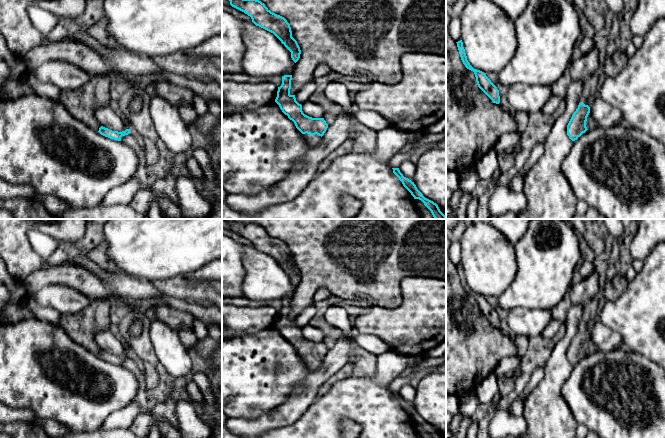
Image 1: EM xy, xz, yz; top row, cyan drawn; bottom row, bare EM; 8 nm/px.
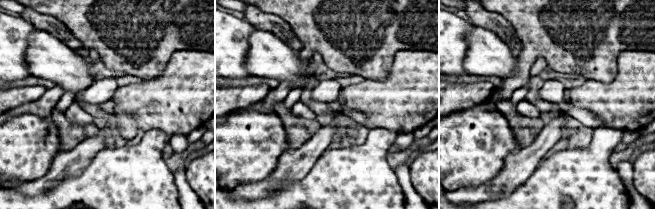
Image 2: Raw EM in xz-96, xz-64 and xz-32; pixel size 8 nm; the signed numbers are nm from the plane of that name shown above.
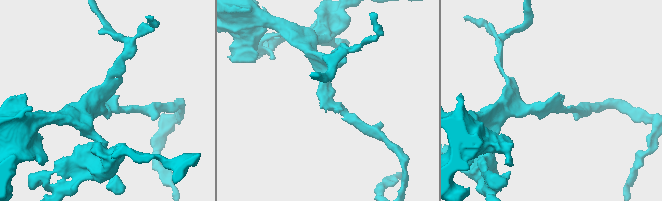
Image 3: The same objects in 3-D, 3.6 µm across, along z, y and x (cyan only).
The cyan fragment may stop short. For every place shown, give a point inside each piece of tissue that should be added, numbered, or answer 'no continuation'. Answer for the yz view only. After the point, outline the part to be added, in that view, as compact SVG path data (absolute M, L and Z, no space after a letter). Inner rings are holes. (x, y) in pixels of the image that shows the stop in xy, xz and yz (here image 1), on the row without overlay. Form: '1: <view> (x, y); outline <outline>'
1: yz (591, 348); outline M590 339L587 341L586 351L588 354L593 354L598 351L597 346Z

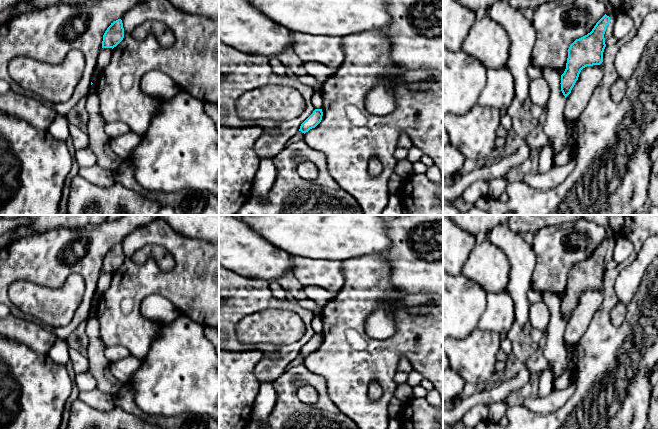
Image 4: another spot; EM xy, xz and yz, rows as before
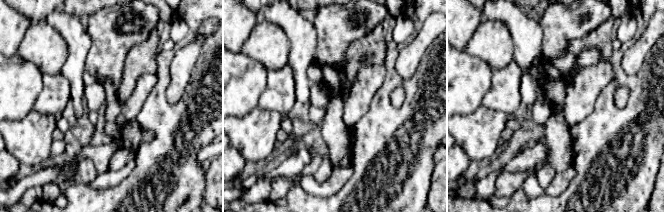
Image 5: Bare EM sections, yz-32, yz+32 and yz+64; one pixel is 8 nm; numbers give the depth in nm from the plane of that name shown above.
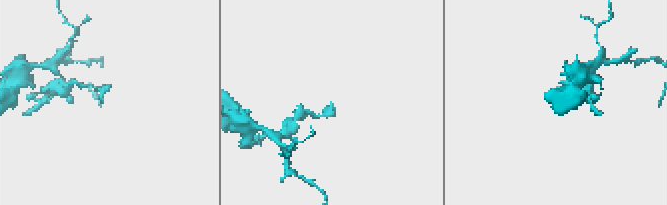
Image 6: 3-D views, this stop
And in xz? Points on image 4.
no continuation

